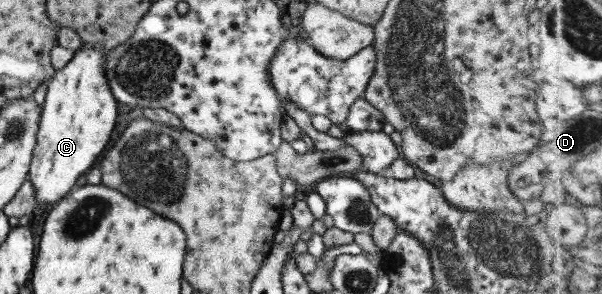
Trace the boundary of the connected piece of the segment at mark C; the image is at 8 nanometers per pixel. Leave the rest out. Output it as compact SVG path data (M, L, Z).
M82 45L48 82L27 175L37 206L54 205L71 193L72 185L106 148L118 113L103 74L106 53L99 46Z

